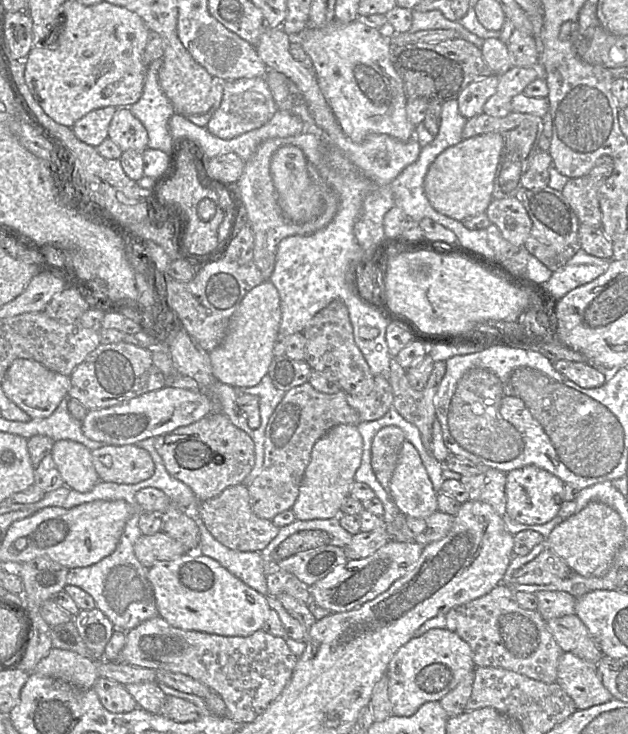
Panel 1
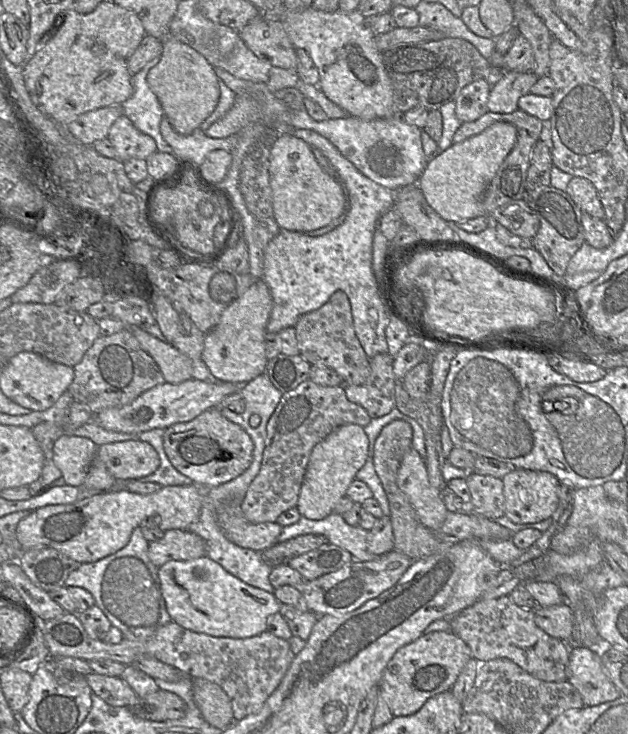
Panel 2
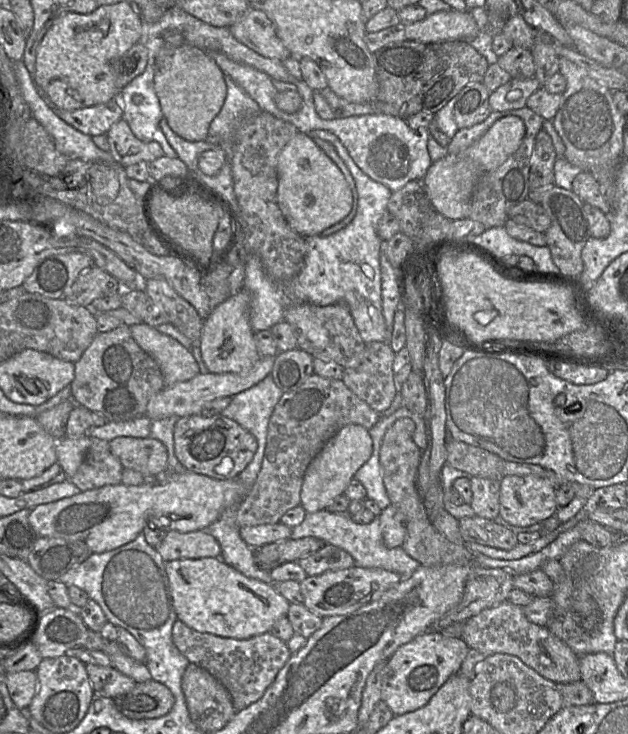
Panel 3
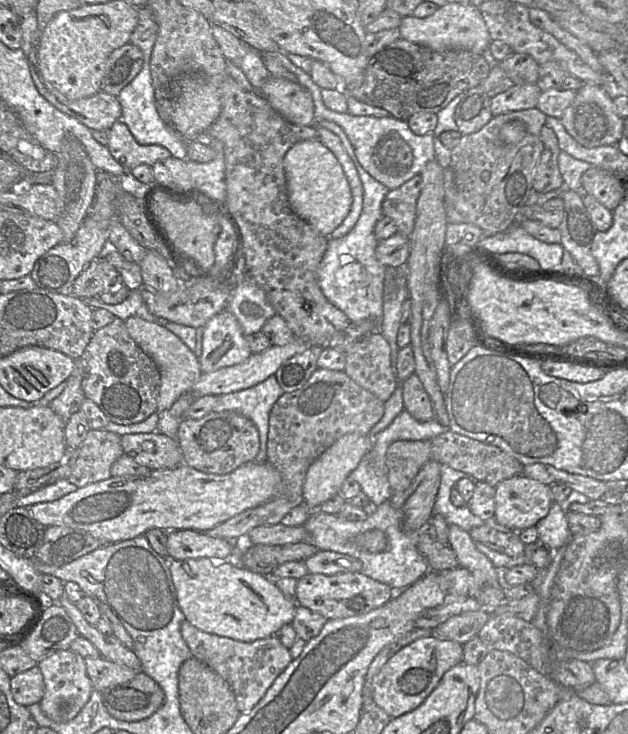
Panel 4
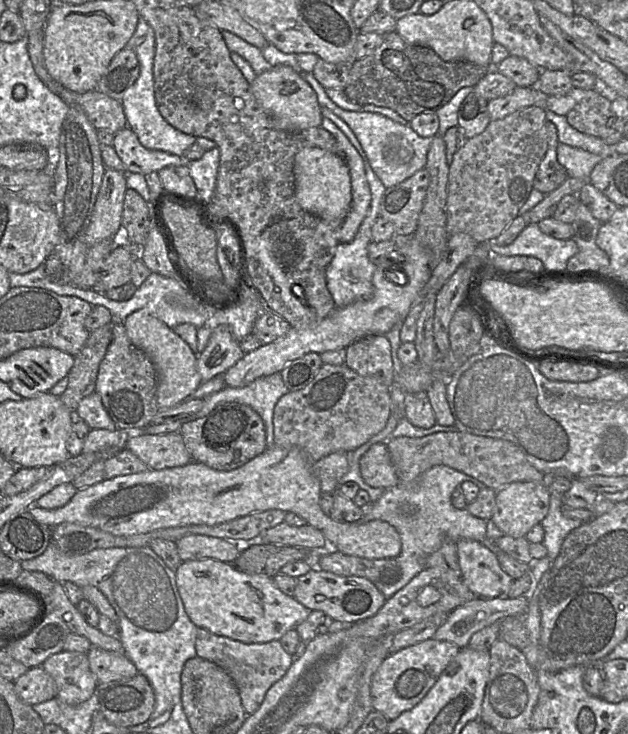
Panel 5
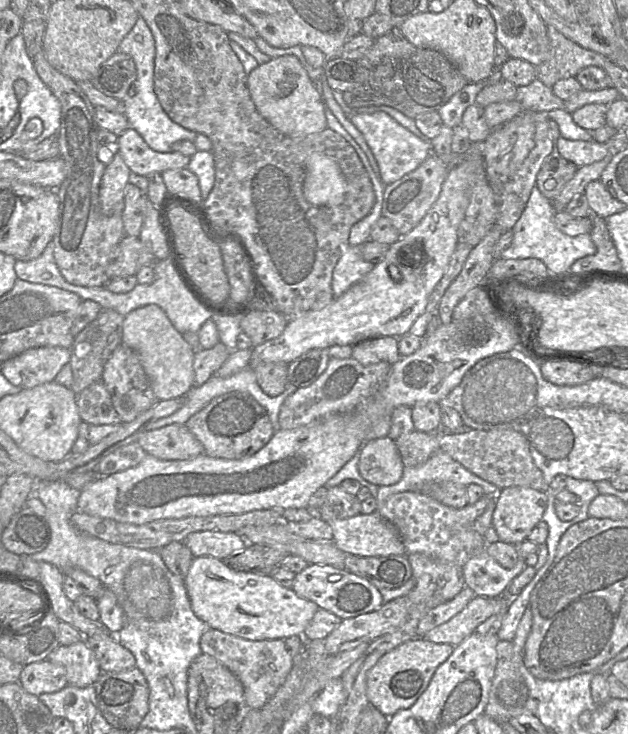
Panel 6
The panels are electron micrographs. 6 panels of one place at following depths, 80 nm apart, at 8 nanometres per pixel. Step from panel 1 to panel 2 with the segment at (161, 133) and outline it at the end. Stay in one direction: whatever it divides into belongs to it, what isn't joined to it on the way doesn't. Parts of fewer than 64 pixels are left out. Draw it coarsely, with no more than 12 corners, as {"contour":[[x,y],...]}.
{"contour":[[160,56],[132,76],[123,114],[152,137],[157,151],[173,154],[160,123],[161,103],[147,83]]}

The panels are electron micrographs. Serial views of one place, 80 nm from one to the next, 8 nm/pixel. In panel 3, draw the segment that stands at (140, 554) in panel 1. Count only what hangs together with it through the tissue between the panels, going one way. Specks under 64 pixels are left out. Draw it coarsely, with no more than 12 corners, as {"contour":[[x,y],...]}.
{"contour":[[168,531],[156,547],[165,563],[220,558],[206,531]]}

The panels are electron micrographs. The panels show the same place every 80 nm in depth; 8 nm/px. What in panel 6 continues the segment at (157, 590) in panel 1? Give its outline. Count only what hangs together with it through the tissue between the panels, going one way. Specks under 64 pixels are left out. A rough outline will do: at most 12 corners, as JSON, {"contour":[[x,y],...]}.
{"contour":[[194,557],[195,615],[248,641],[300,636],[319,607],[271,575]]}

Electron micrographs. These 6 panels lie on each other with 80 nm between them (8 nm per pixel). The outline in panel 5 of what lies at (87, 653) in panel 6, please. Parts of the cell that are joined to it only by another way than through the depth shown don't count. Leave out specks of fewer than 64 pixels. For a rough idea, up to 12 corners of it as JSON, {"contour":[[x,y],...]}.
{"contour":[[61,651],[42,668],[56,698],[87,701],[97,688],[85,653]]}

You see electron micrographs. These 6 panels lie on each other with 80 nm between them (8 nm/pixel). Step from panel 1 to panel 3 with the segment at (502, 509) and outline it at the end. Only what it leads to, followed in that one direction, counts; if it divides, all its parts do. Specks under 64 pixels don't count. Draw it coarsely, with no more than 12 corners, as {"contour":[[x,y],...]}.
{"contour":[[470,478],[476,516],[494,520],[500,481]]}

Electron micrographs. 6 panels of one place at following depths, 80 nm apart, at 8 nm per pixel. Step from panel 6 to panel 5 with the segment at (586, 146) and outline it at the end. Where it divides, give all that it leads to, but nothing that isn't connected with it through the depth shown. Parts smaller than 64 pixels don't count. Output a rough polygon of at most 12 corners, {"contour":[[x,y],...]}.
{"contour":[[559,142],[569,178],[588,181],[603,157]]}

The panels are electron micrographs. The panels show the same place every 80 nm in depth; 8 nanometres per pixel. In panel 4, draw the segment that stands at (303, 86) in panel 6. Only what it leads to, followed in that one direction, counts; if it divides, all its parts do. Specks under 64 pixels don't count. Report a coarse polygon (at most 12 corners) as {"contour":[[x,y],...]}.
{"contour":[[270,76],[259,93],[287,121],[313,125],[313,98]]}

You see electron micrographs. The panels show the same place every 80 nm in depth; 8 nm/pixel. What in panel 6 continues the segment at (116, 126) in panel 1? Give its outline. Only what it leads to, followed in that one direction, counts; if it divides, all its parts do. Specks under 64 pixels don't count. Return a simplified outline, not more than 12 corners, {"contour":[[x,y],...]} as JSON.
{"contour":[[131,127],[115,151],[132,173],[148,177],[186,168],[191,157],[152,150]]}

